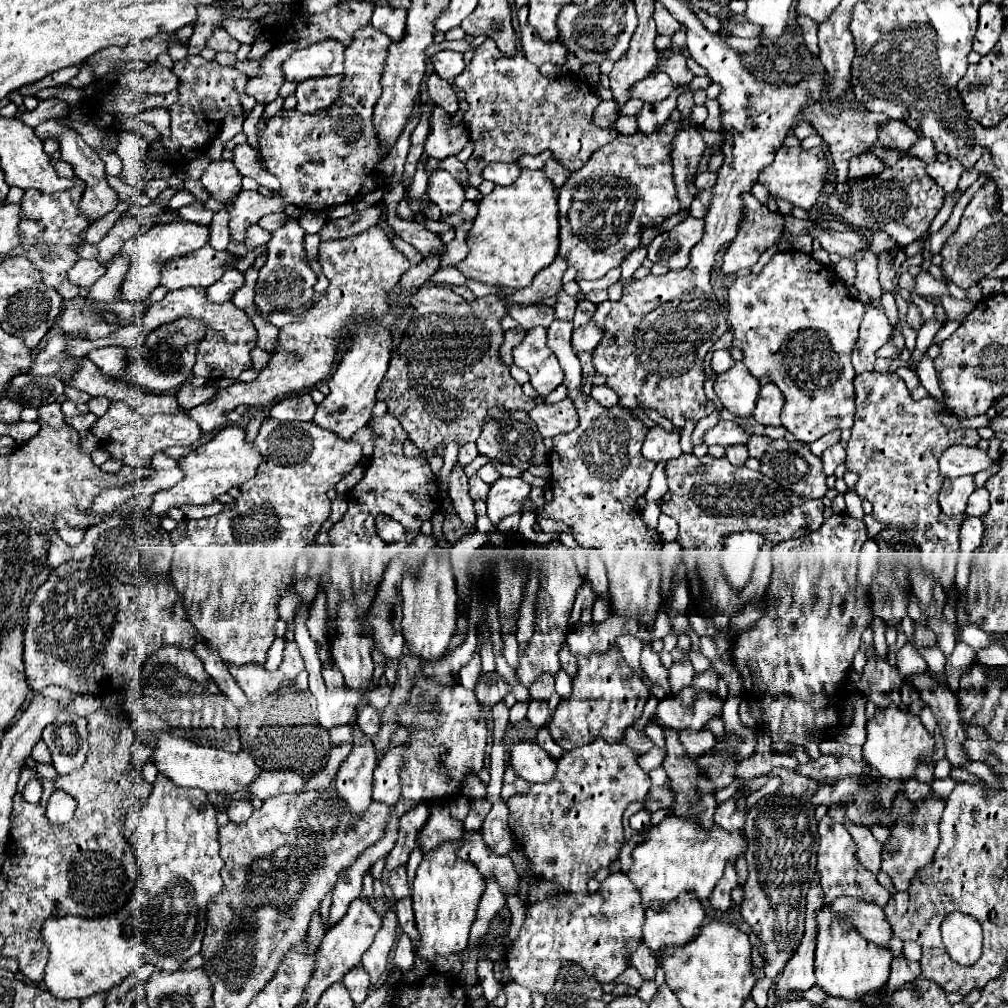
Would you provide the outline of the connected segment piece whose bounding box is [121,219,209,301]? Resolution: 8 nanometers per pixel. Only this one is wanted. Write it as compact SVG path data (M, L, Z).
M175 219L171 223L155 225L147 233L143 233L143 235L139 235L135 239L129 239L121 249L131 259L129 271L127 271L125 281L121 285L121 299L147 301L149 293L159 285L161 265L167 259L187 255L187 253L191 253L195 249L201 249L207 241L209 241L209 227L203 227L203 225L197 225L197 223L191 223L191 221L183 221L183 219Z

